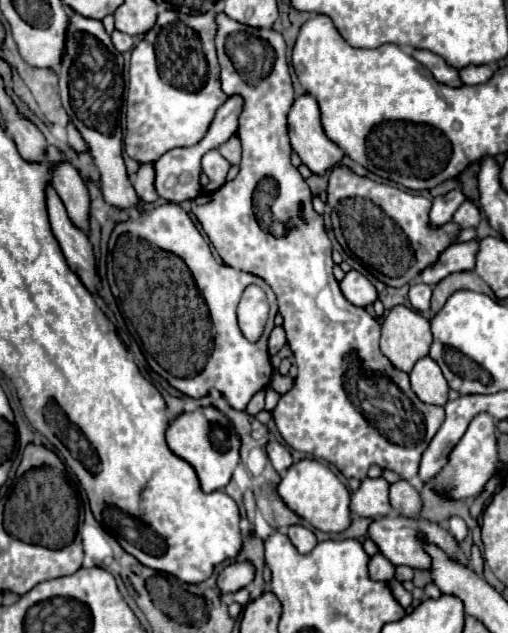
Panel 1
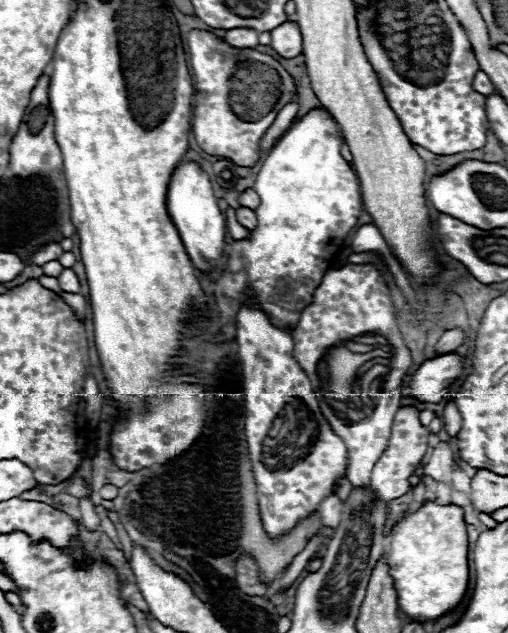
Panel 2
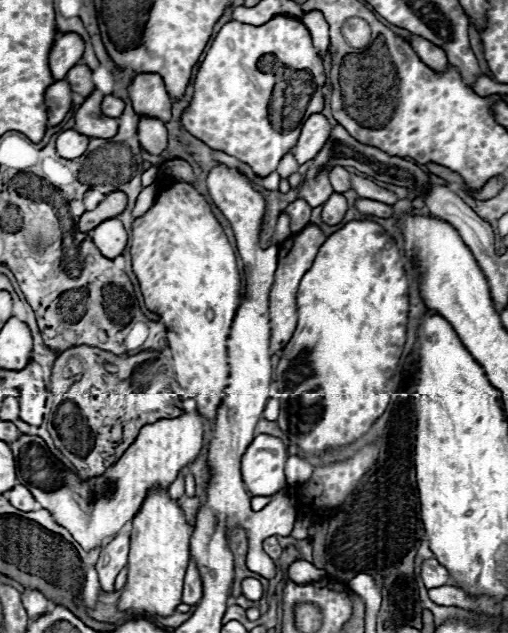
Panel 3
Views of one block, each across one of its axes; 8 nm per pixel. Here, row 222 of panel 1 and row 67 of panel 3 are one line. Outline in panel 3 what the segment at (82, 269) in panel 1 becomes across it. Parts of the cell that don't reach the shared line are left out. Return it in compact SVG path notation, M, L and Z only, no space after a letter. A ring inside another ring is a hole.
M74 32L62 34L50 50L50 70L54 80L64 80L68 70L82 60L82 54L84 54L84 40Z

